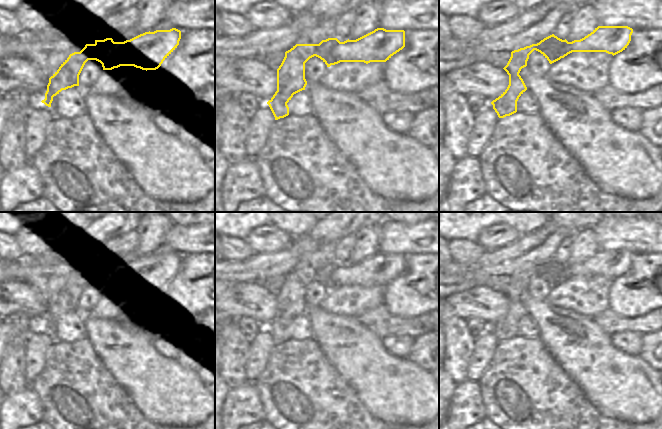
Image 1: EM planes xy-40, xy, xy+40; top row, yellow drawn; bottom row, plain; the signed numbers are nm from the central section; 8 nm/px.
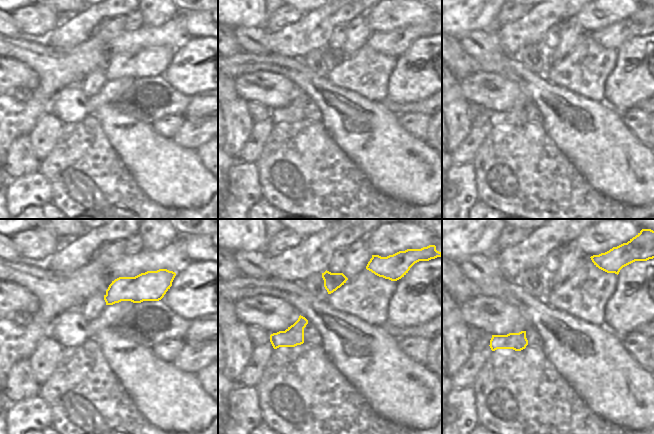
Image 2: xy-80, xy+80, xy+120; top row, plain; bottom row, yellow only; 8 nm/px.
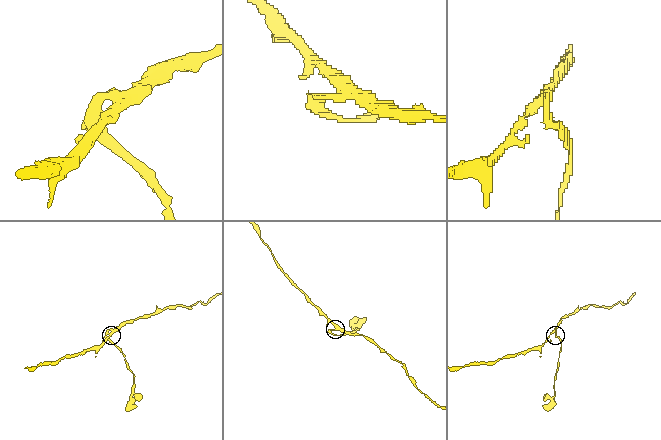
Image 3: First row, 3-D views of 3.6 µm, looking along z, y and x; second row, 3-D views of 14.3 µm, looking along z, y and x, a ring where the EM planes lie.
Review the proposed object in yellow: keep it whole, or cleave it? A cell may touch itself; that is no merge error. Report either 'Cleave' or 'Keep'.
Cleave

